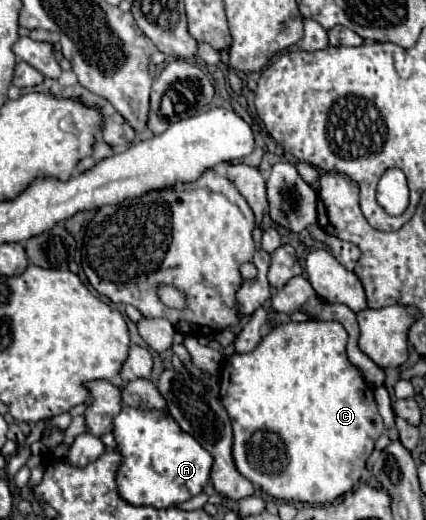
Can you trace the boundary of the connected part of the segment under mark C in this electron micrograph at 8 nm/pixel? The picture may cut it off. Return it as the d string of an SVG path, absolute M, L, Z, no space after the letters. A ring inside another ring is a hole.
M288 321L276 325L254 351L226 359L220 373L220 401L232 419L232 459L236 469L266 495L294 503L330 503L358 483L384 423L372 389L346 357L346 341L348 333L336 321Z

